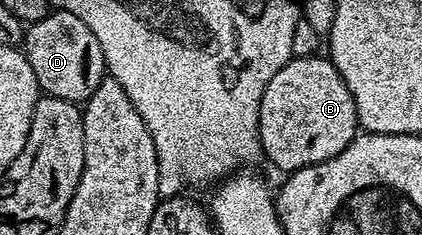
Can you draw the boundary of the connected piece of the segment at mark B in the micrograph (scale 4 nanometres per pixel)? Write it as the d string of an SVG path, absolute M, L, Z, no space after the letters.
M318 54L291 58L284 67L277 69L273 81L265 85L265 97L261 97L259 144L263 146L265 159L273 166L280 167L283 173L329 161L329 157L337 157L337 153L348 147L360 130L353 93L349 93L341 73L337 73L330 58L319 58Z

